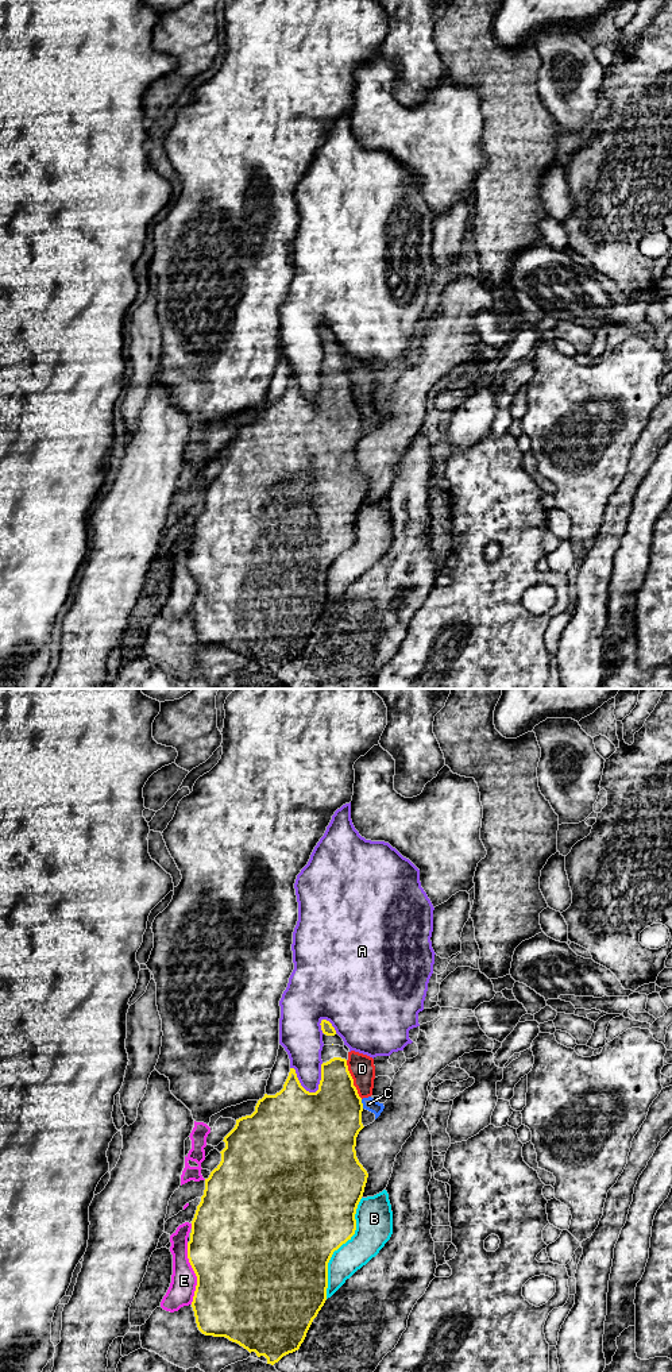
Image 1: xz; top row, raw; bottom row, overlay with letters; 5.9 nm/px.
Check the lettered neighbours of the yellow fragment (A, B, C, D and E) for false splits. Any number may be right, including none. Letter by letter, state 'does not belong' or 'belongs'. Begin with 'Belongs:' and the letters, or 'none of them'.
Belongs: none of them
A: does not belong
B: does not belong
C: does not belong
D: does not belong
E: does not belong

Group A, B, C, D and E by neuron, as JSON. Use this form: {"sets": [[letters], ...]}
{"sets": [["A"], ["B"], ["C", "D"], ["E"]]}

